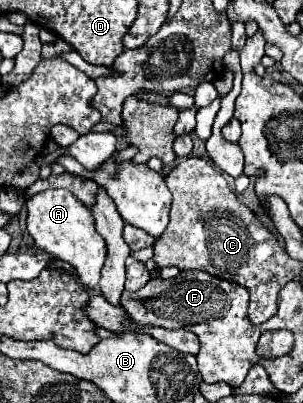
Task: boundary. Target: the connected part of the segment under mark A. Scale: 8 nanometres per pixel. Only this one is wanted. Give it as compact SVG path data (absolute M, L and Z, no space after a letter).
M47 189L47 191L35 193L35 195L31 195L31 197L25 199L25 207L27 207L27 231L29 231L29 235L35 239L35 245L37 245L41 251L53 253L59 261L67 261L69 265L73 265L73 267L77 269L77 275L79 275L79 279L81 279L81 283L83 283L85 287L95 287L97 281L99 281L103 263L105 263L107 249L105 249L103 237L95 231L95 219L91 217L91 209L89 209L87 205L83 205L83 203L81 203L71 191L67 191L67 189Z

